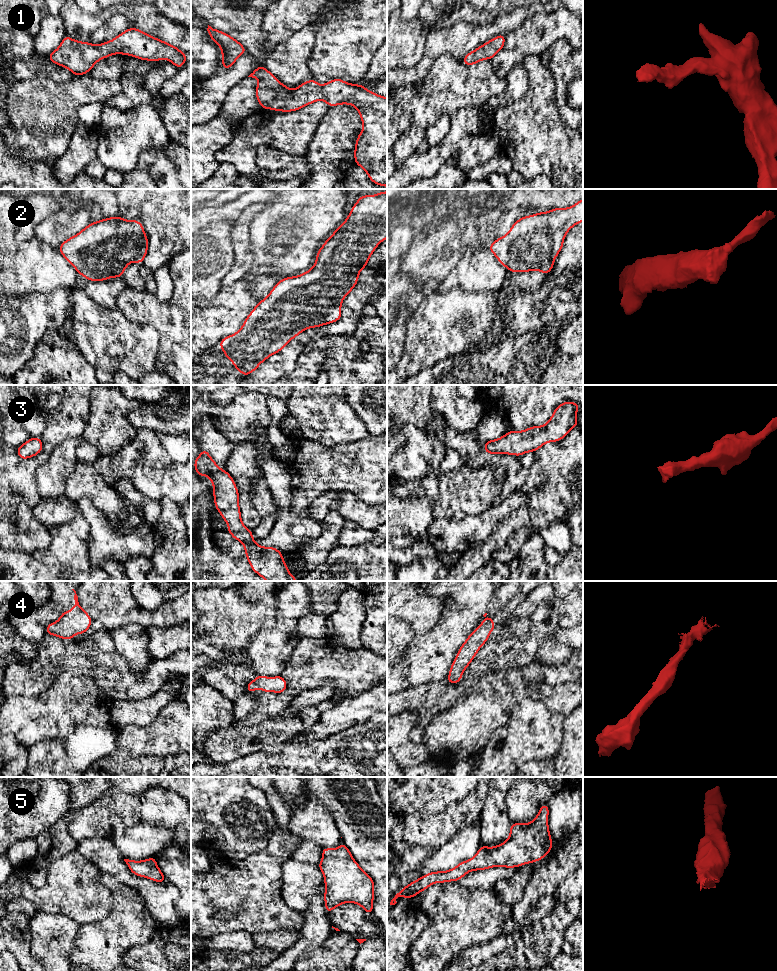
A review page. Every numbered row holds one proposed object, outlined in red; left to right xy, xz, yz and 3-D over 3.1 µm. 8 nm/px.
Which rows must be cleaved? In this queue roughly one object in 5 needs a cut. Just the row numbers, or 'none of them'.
none of them

